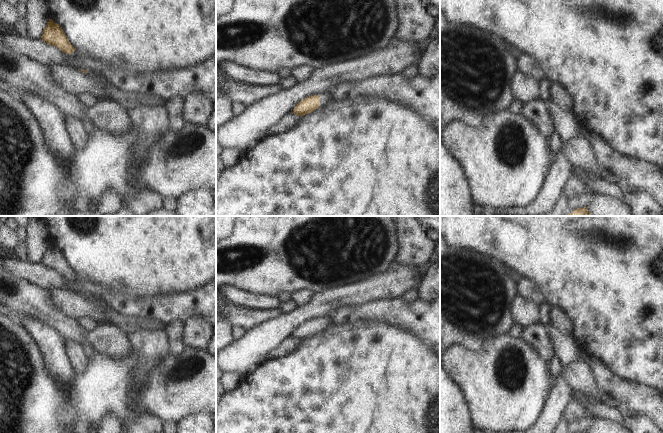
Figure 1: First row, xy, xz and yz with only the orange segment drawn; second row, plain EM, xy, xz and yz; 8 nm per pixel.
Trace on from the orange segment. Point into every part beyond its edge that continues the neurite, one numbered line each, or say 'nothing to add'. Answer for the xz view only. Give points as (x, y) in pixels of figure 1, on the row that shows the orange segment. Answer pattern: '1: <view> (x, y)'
1: xz (325, 98)

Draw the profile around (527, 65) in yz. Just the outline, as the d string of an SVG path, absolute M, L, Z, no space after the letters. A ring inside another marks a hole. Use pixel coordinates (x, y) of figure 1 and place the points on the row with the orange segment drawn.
M519 52L517 53L517 65L524 75L530 75L539 81L539 83L547 76L541 65L531 56Z

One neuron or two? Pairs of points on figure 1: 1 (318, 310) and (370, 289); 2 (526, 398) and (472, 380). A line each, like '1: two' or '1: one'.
1: one
2: one

